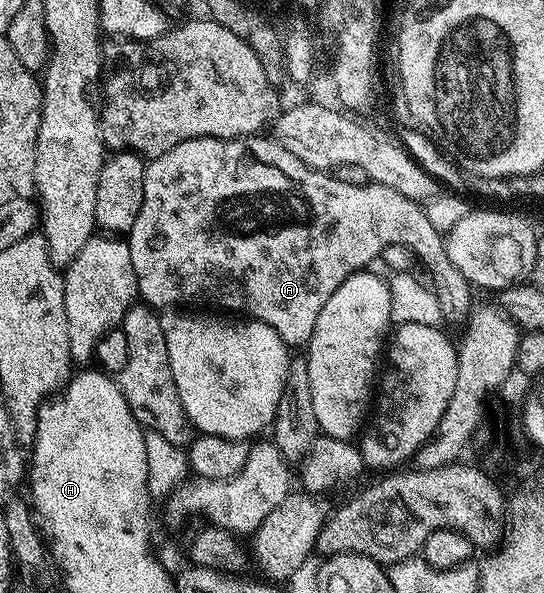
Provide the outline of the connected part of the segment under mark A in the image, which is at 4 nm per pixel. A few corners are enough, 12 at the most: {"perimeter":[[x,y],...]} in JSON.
{"perimeter":[[266,135],[146,165],[142,303],[311,339],[411,248],[448,325],[473,286],[418,203]]}

